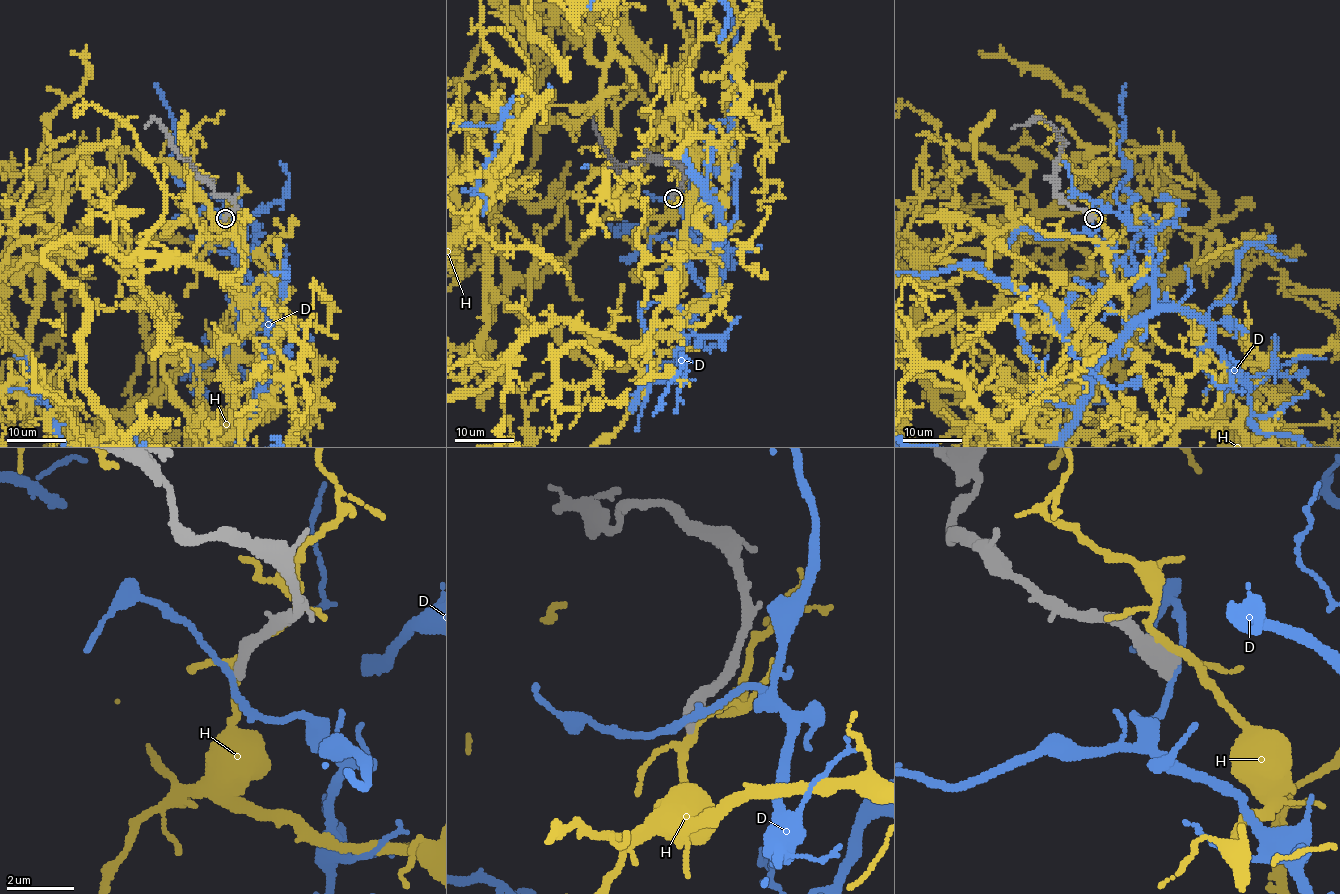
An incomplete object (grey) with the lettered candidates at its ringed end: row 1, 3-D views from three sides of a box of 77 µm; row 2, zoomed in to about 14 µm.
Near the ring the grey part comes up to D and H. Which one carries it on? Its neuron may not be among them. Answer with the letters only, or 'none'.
none

